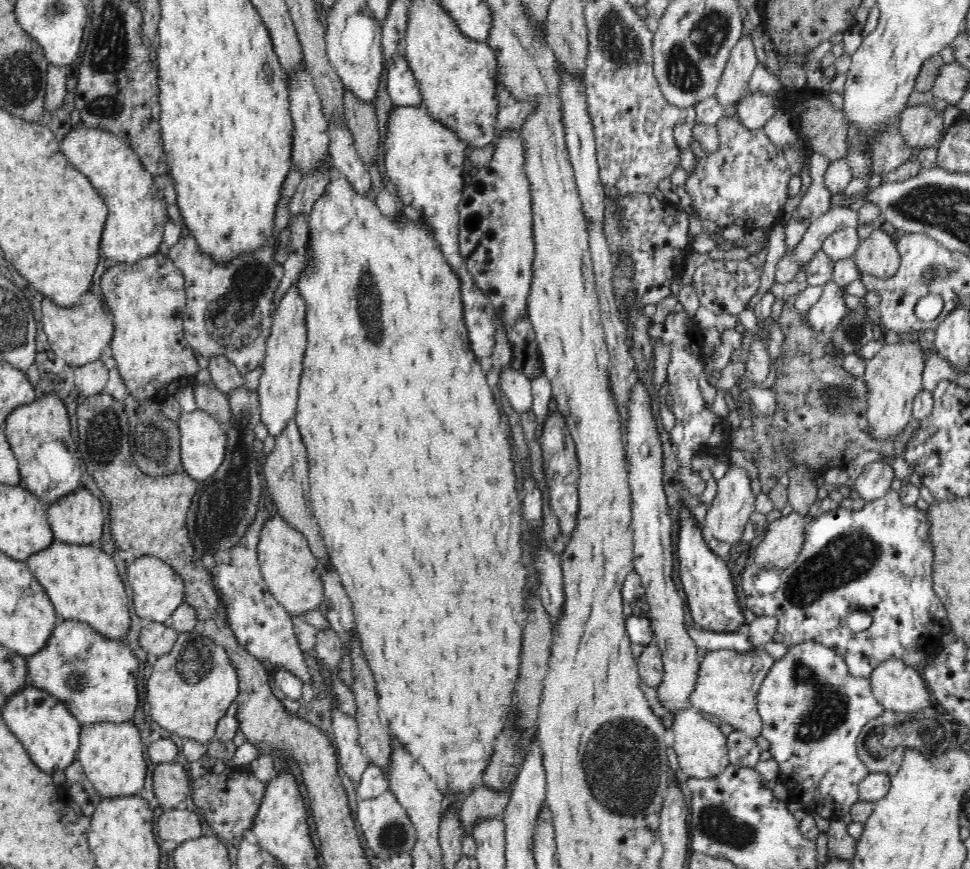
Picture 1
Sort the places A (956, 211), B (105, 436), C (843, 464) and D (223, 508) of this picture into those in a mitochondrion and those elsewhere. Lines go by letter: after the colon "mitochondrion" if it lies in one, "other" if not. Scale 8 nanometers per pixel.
A: mitochondrion
B: mitochondrion
C: other
D: mitochondrion

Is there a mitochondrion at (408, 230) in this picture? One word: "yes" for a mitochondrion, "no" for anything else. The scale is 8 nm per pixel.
no

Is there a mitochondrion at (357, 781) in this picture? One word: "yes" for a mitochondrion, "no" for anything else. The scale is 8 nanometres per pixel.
no

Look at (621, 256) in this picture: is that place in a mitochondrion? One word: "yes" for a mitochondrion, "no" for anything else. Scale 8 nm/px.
no

